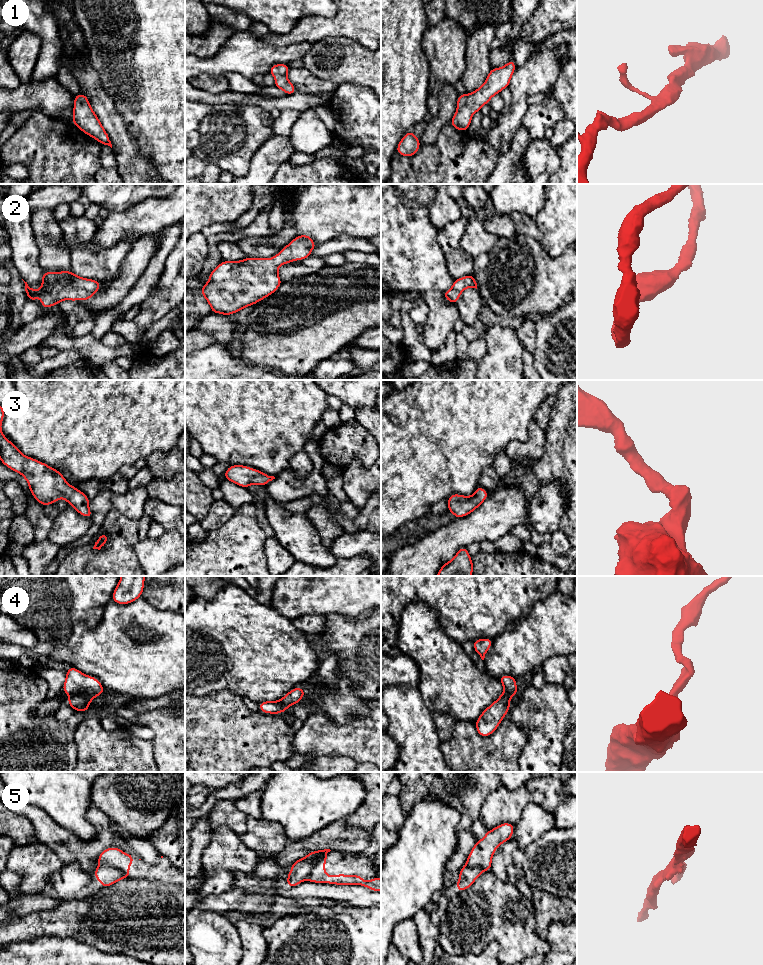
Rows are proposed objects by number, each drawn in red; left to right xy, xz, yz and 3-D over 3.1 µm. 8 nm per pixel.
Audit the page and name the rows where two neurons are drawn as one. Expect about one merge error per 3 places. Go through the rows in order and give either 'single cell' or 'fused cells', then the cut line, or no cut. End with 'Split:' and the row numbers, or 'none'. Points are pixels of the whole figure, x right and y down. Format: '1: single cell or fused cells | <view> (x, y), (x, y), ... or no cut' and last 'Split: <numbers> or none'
1: single cell | no cut
2: single cell | no cut
3: single cell | no cut
4: single cell | no cut
5: fused cells | xz (326, 853), (323, 853), (313, 862), (310, 872), (305, 879)
Split: 5

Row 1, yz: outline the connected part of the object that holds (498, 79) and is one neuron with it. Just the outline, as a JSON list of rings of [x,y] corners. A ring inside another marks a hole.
[[[514,59],[500,68],[491,68],[481,87],[470,94],[458,96],[457,109],[449,123],[458,131],[466,132],[473,114],[480,111],[483,105],[488,104],[494,95],[509,87],[515,69]]]

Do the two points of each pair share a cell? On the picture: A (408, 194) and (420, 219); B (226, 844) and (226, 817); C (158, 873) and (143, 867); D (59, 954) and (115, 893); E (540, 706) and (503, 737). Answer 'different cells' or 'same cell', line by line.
A: different cells
B: different cells
C: same cell
D: different cells
E: different cells

